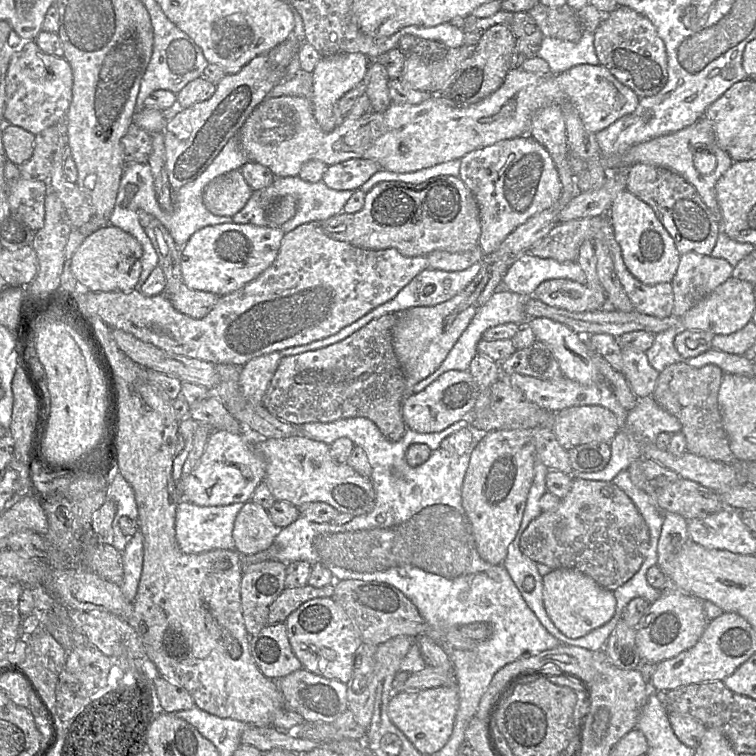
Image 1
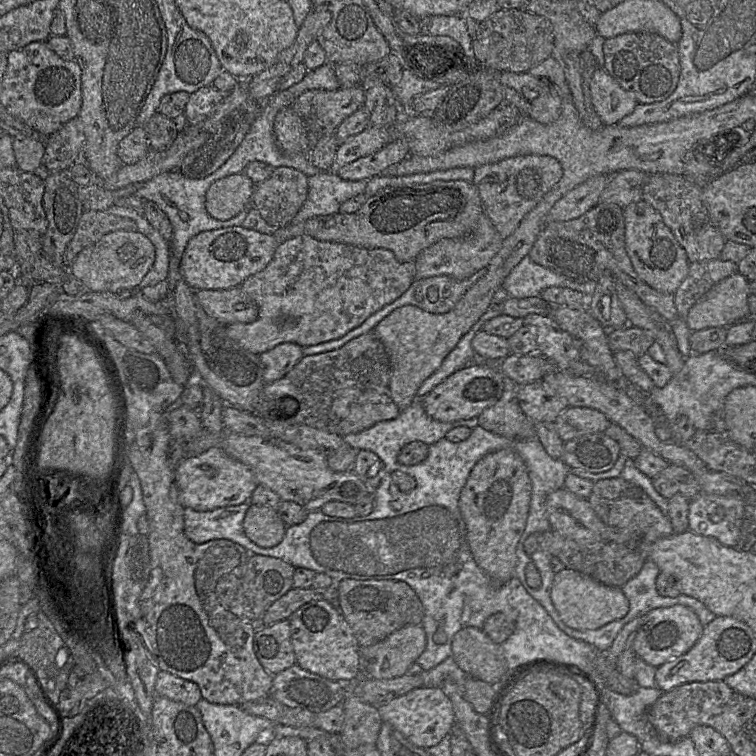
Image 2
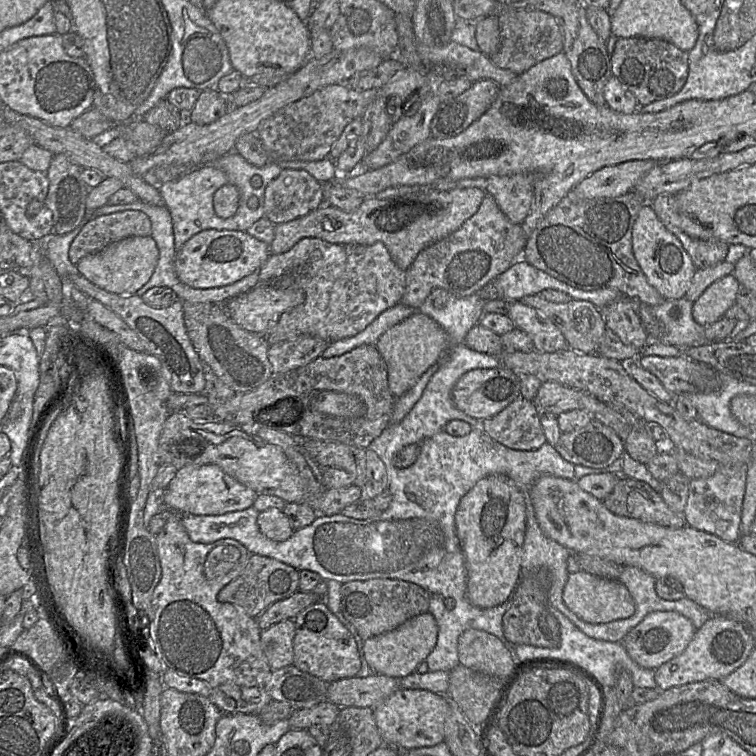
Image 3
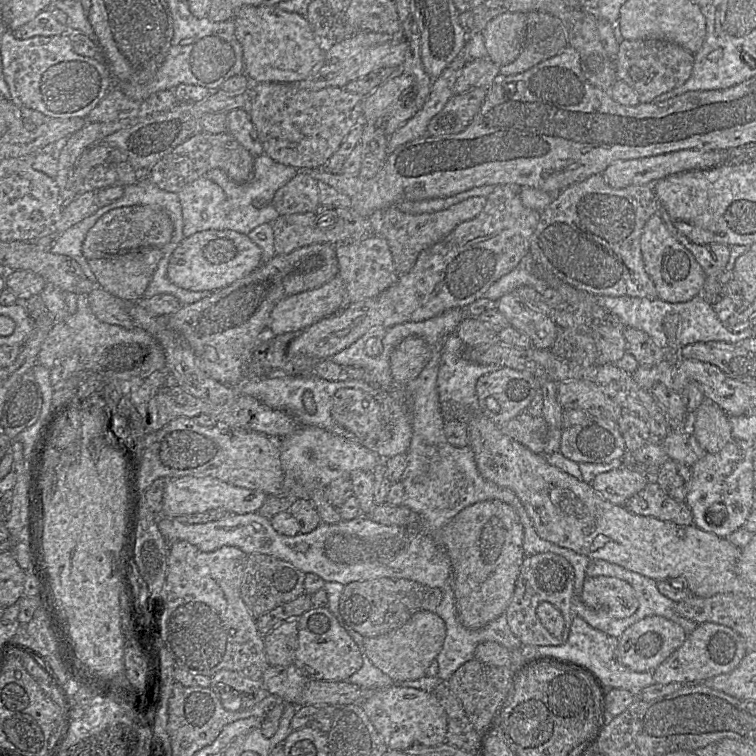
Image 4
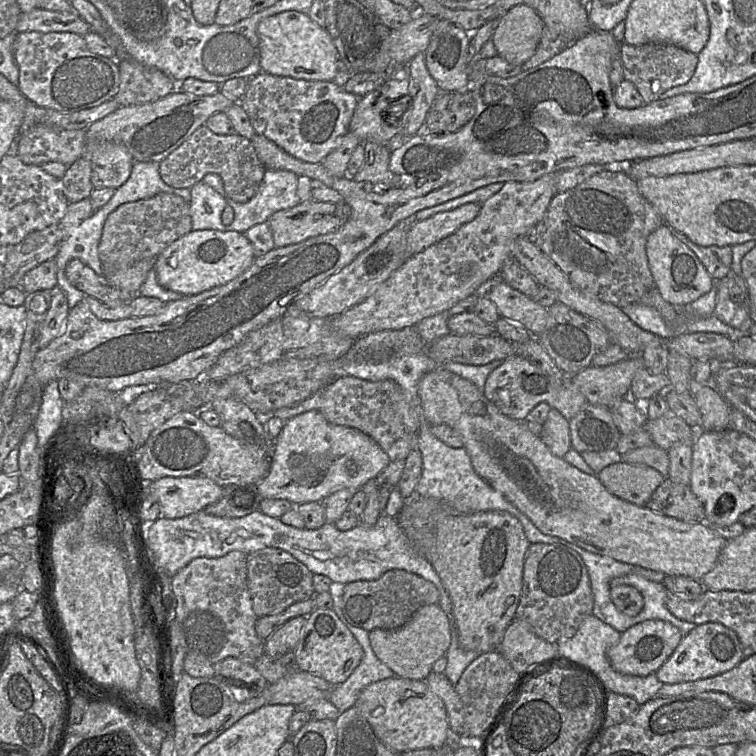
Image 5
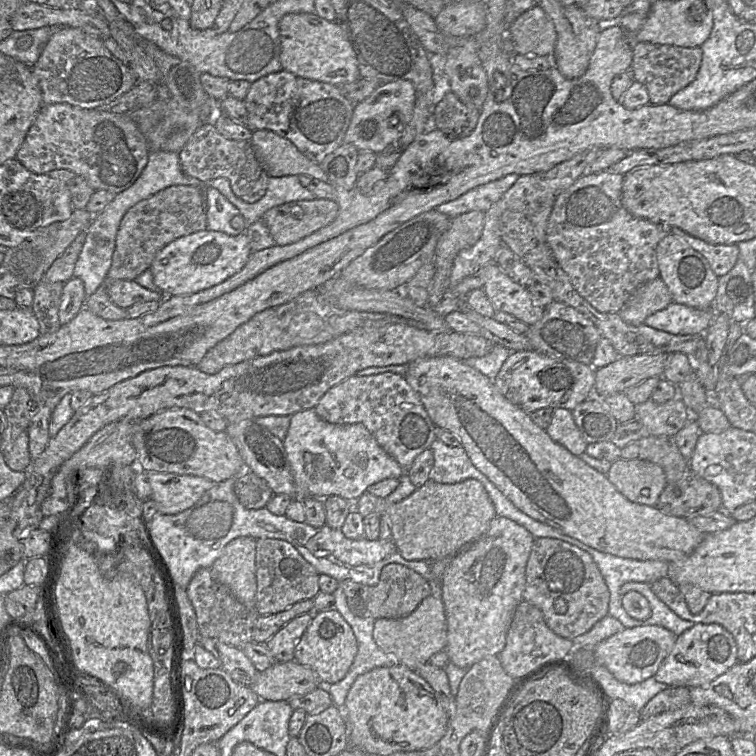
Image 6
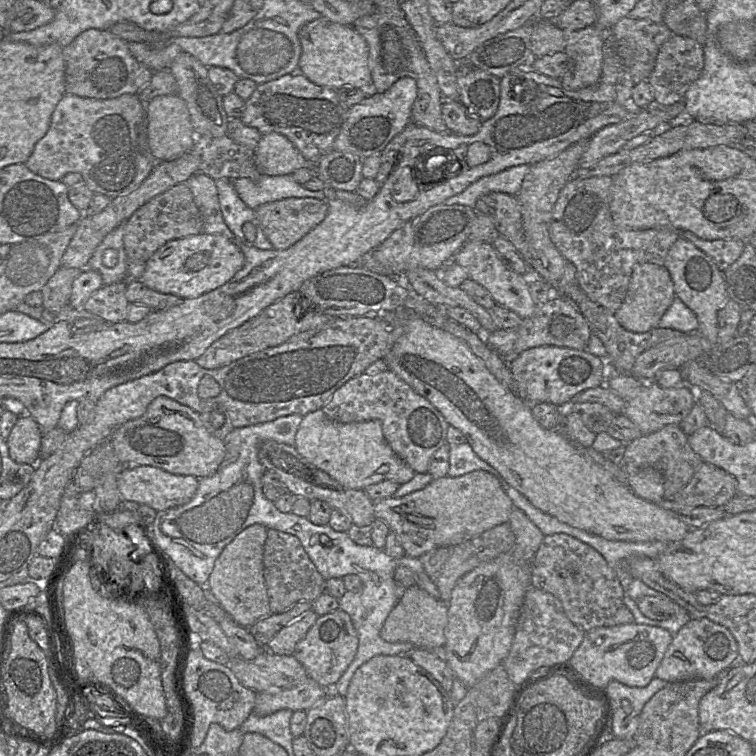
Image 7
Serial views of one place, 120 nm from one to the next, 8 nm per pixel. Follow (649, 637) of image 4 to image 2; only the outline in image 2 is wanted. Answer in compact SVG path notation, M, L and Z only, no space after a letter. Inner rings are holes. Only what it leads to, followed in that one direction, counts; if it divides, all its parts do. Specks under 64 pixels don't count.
M683 605L656 608L641 618L641 625L635 636L632 648L646 663L659 667L690 650L702 635L704 626L697 614Z

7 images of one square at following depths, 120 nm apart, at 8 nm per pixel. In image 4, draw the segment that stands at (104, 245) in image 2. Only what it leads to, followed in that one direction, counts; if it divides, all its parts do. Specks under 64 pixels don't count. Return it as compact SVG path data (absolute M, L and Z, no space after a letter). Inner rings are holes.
M142 247L123 254L88 260L99 286L126 302L143 297L162 257L157 247Z

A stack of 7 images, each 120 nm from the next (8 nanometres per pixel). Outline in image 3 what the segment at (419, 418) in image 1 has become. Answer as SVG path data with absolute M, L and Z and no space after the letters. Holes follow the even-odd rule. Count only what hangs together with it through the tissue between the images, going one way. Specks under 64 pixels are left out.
M504 366L490 369L474 369L462 375L452 390L455 406L477 420L493 417L521 395L517 375Z

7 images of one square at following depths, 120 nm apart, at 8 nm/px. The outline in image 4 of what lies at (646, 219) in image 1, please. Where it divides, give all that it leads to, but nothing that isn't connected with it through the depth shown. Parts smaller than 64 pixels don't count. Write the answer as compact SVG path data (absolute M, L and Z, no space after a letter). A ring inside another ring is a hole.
M659 214L652 215L646 222L640 239L644 268L653 281L658 298L666 302L687 302L700 295L706 274L687 250L668 230Z

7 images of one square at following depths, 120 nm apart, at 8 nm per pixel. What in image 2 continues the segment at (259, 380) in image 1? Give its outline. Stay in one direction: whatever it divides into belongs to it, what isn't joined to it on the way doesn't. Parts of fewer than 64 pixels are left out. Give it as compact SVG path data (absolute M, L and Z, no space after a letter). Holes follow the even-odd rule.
M291 343L280 344L259 355L264 384L283 378L303 357L303 348Z

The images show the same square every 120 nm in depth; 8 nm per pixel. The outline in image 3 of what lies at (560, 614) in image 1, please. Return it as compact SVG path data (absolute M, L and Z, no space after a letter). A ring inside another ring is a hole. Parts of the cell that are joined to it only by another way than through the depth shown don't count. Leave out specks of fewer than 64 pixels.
M588 572L570 573L562 594L565 605L581 620L600 624L631 617L636 605L627 587L619 580L610 580Z

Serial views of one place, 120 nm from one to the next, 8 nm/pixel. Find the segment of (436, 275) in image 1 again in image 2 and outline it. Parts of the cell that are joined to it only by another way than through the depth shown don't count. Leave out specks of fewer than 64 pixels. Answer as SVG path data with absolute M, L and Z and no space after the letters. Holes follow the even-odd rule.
M484 269L474 273L472 276L464 280L456 280L444 275L424 278L419 280L414 279L411 285L409 286L409 288L399 298L397 298L392 303L384 306L382 309L371 315L360 326L354 328L353 330L351 330L350 332L348 332L346 335L344 335L339 339L315 346L303 348L303 355L304 357L309 355L313 356L339 349L340 347L351 341L352 339L357 338L368 332L372 332L382 319L384 319L395 309L400 308L402 306L406 306L406 305L416 306L419 309L431 314L446 313L455 306L455 304L460 300L460 298L464 295L464 293L477 282L477 280L483 275L483 273L484 273Z

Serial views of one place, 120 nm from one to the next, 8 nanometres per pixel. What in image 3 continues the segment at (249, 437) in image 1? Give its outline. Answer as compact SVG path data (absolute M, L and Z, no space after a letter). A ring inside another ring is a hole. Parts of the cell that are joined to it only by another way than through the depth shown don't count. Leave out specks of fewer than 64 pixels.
M188 465L177 471L167 489L163 491L163 503L165 508L181 514L221 515L253 507L258 495L217 465Z

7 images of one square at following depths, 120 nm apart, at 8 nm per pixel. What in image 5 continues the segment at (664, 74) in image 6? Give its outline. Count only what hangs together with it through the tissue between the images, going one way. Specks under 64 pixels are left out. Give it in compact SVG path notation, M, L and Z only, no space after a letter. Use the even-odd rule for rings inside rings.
M648 43L643 45L621 44L620 58L624 79L632 82L645 103L658 100L666 90L686 84L693 76L698 56L670 44Z

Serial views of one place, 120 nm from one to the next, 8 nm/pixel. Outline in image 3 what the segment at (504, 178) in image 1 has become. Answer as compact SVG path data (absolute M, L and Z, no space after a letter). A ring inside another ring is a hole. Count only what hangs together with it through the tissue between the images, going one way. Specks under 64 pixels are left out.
M530 174L490 176L486 178L486 194L491 195L500 210L514 224L527 217L534 195L533 177Z

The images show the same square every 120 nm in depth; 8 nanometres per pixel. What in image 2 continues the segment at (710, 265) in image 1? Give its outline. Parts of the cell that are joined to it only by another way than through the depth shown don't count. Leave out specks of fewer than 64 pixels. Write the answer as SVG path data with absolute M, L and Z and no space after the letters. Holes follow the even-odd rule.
M720 259L691 262L688 274L674 293L677 318L686 318L691 307L715 284L737 272L738 265Z

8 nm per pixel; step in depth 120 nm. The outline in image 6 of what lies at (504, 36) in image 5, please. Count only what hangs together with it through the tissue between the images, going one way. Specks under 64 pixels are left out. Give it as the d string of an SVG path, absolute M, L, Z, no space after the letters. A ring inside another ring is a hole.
M537 5L507 25L505 35L514 43L515 53L524 56L551 55L557 41L553 22Z

